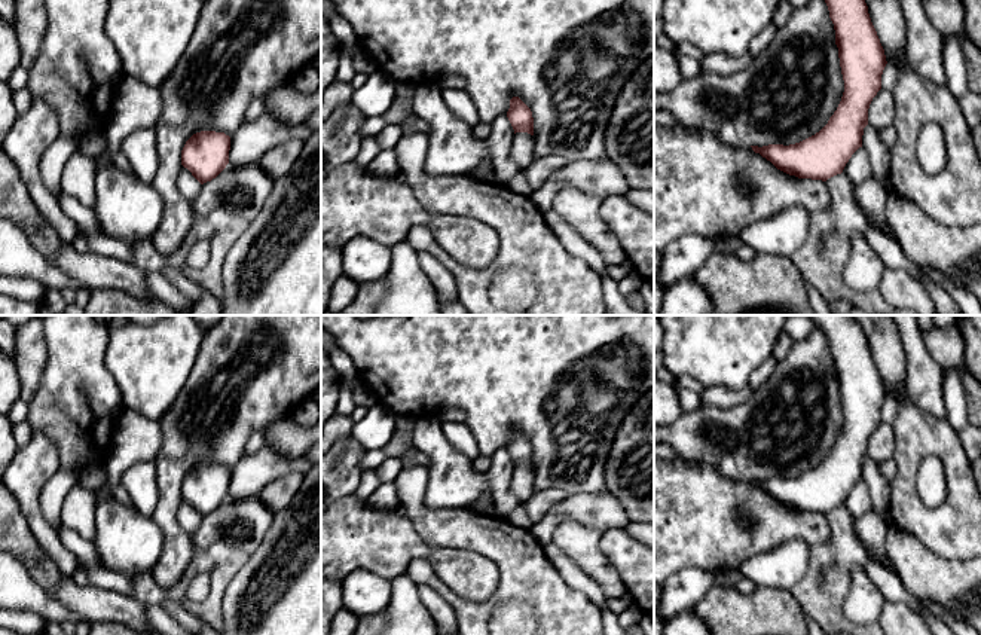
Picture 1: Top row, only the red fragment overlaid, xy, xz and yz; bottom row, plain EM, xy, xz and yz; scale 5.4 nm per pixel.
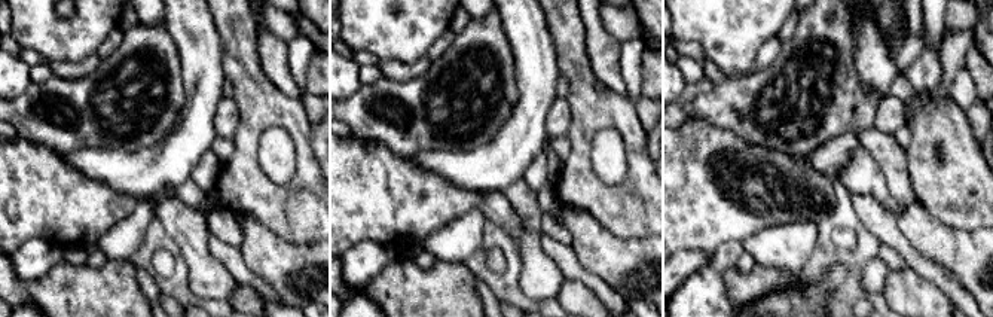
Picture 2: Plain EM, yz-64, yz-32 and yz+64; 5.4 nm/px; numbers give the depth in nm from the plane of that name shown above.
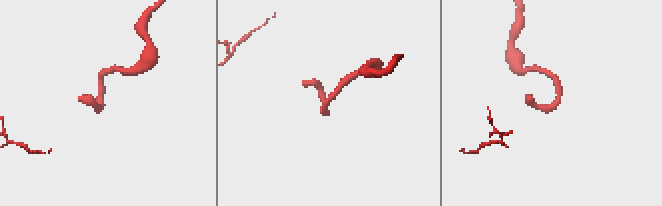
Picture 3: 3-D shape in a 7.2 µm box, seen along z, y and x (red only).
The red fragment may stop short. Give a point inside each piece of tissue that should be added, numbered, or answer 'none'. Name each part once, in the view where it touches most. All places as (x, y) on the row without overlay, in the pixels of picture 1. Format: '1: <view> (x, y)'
none

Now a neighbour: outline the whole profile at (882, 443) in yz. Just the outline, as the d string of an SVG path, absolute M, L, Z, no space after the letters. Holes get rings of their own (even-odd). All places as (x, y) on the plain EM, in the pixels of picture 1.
M880 422L872 431L868 442L868 458L877 464L893 458L895 454L895 430L893 424Z

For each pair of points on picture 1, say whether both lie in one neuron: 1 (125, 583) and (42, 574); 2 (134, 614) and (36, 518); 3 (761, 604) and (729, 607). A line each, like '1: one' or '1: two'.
1: two
2: two
3: one

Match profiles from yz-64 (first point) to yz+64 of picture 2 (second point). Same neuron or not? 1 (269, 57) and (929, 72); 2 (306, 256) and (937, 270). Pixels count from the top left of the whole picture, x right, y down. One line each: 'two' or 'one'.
1: one
2: two

